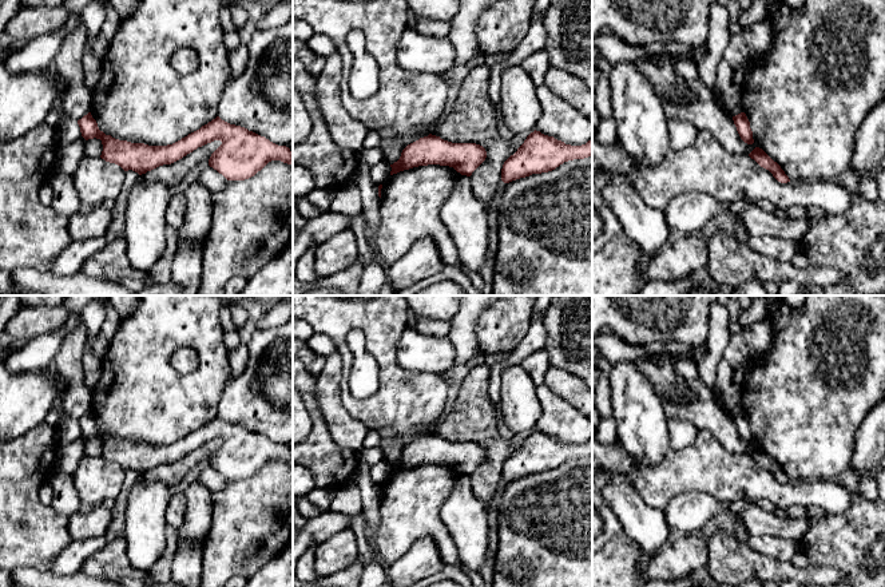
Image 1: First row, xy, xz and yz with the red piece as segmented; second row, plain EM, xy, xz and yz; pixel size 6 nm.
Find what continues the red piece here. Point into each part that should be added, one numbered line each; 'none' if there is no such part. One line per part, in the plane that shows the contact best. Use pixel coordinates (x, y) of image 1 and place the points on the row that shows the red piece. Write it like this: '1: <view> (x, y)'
none

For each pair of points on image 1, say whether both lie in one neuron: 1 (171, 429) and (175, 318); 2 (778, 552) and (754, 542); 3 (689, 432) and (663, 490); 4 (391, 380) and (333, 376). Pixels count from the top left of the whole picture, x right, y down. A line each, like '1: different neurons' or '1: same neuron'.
1: same neuron
2: same neuron
3: different neurons
4: different neurons

